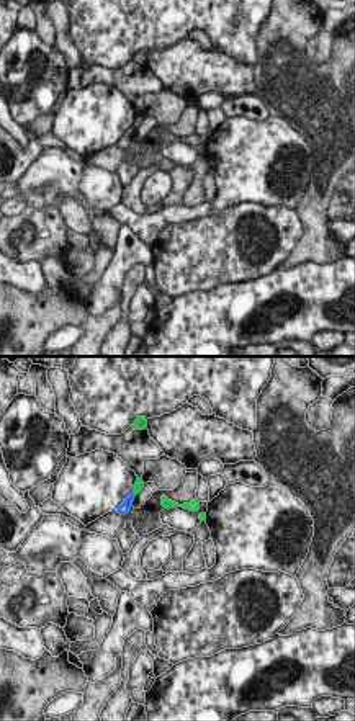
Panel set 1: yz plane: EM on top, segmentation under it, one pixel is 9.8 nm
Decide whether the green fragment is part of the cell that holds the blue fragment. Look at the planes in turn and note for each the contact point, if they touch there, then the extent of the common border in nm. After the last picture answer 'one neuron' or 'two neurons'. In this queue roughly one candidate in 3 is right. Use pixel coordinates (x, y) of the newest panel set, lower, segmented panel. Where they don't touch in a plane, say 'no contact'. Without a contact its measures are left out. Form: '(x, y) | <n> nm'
(133, 494) | 50 nm

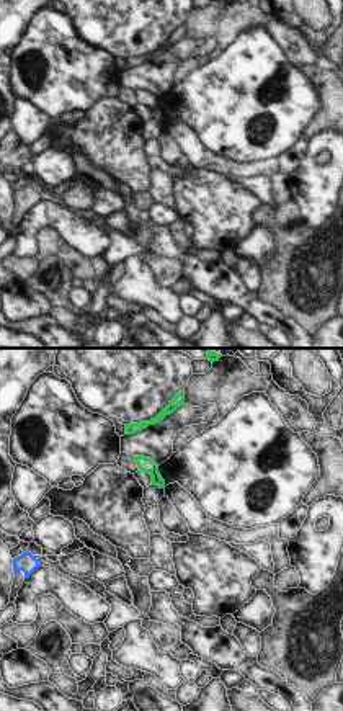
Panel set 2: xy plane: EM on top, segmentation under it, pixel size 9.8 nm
(162, 487) | 50 nm

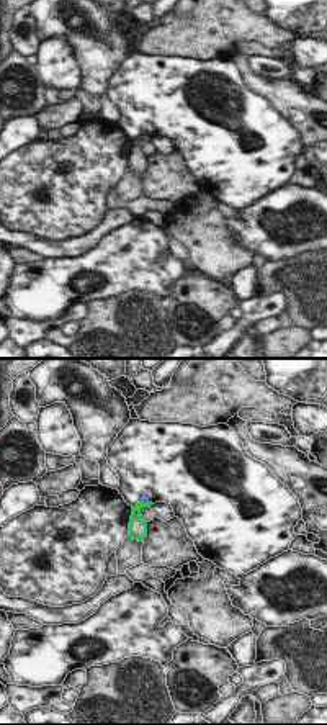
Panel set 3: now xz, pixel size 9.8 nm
(146, 501) | 70 nm

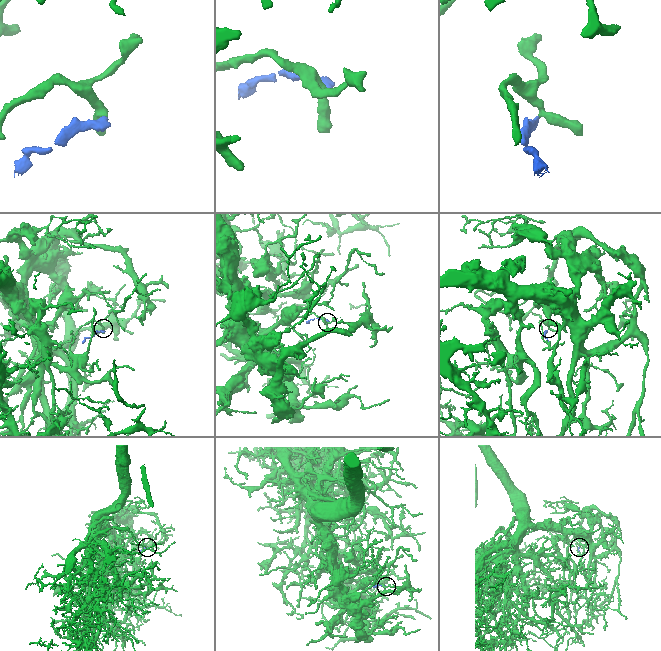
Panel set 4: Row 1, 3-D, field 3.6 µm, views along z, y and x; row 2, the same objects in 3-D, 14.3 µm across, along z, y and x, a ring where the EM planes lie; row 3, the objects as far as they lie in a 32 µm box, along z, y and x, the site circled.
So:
two neurons

